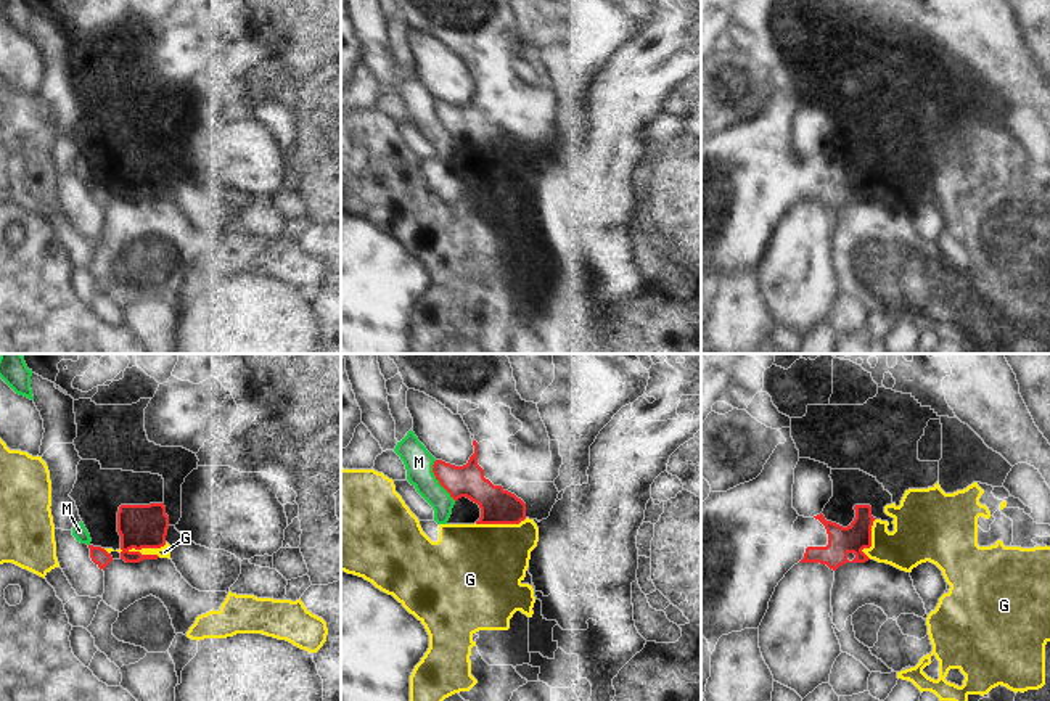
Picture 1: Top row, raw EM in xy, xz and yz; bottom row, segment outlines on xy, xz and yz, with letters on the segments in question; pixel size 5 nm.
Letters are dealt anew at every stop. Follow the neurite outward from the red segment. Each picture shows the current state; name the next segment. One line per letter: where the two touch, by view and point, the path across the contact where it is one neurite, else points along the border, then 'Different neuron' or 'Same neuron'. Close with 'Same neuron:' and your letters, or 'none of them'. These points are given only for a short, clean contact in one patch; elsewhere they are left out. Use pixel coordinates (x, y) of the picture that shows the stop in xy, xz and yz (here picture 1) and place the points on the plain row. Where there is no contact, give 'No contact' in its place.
G: Touches red at xy (147, 187). Different neuron
M: Touches red at xz (438, 119). Different neuron
Same neuron: none of them

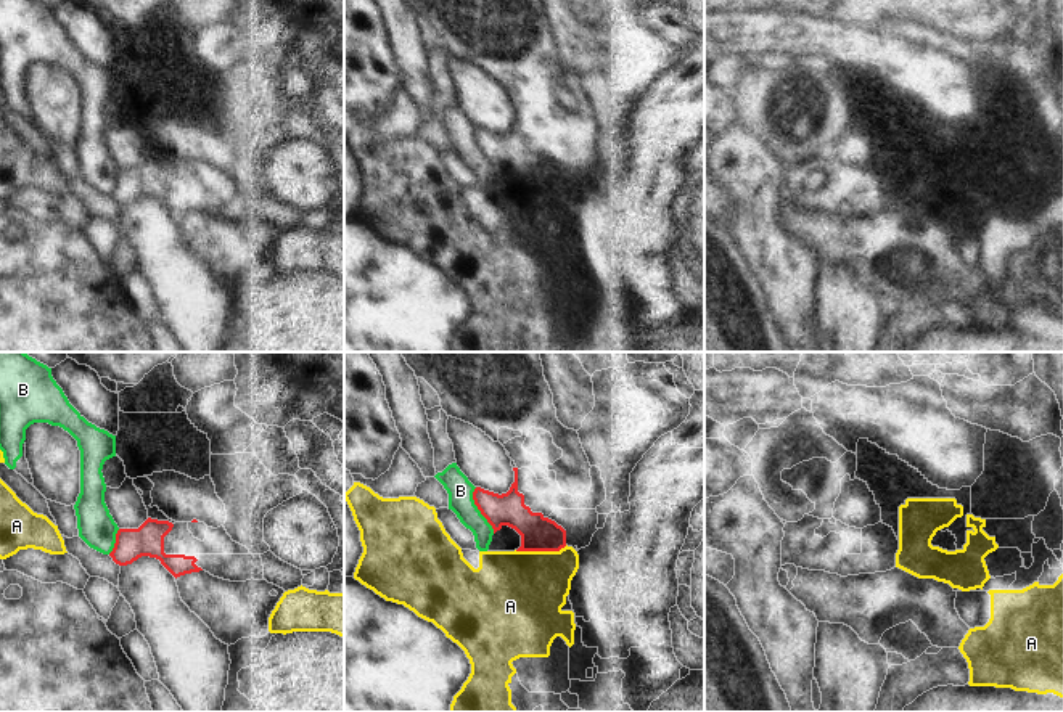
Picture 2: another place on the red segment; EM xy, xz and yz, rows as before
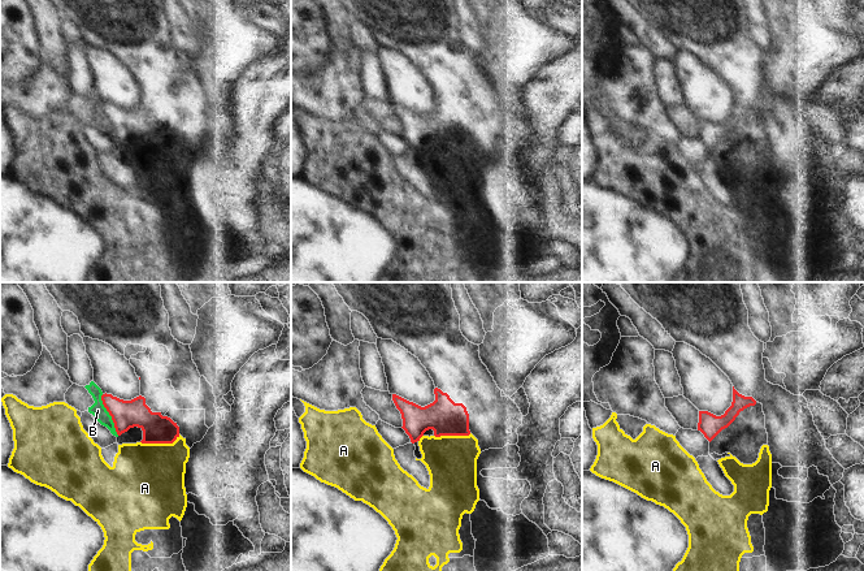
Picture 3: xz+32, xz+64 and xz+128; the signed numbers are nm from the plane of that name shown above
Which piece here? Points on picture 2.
A: Touches red at xz (541, 190). Different neuron
B: Touches red at xz (478, 148). Different neuron
Same neuron: none of them

